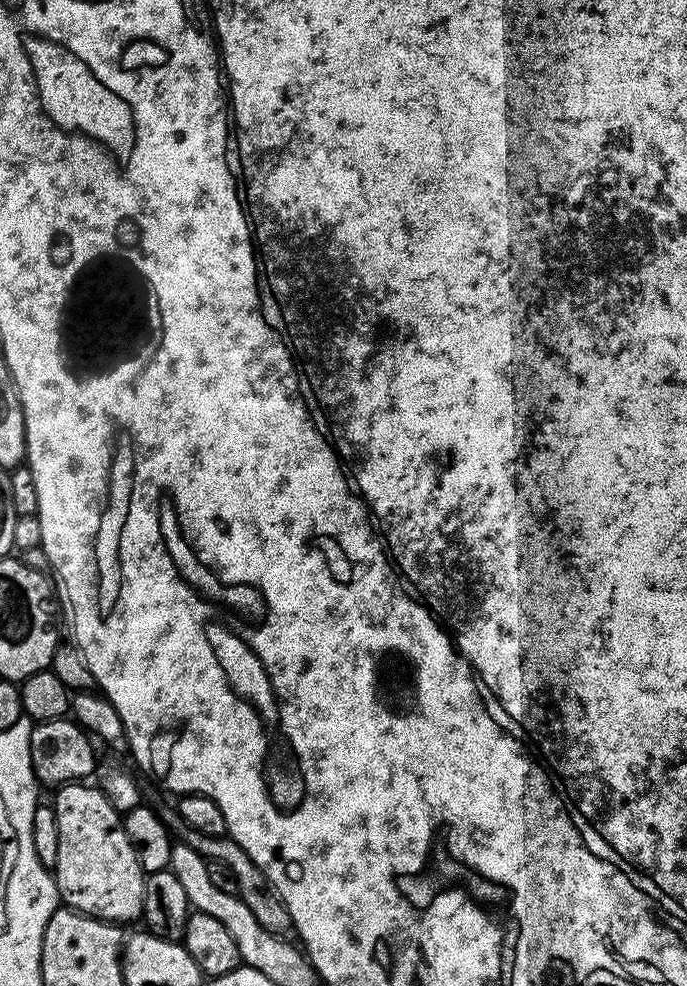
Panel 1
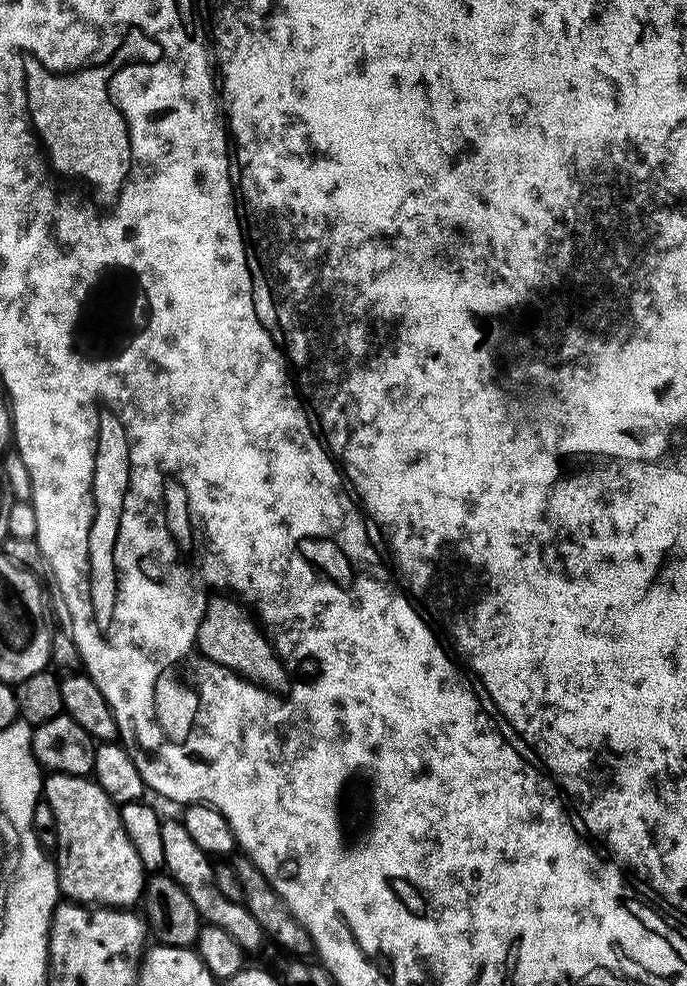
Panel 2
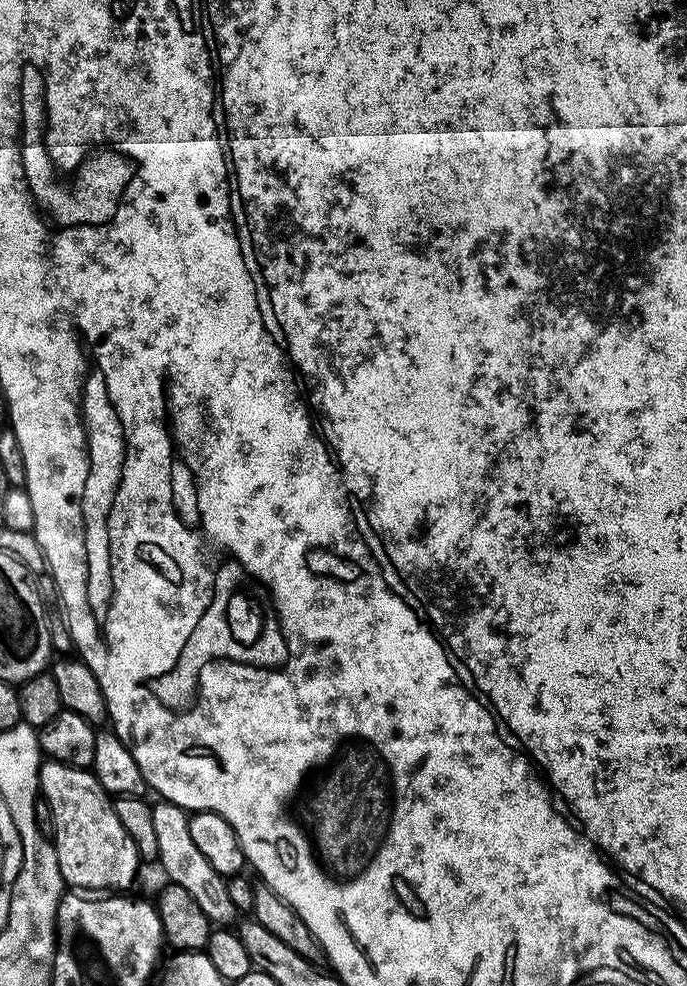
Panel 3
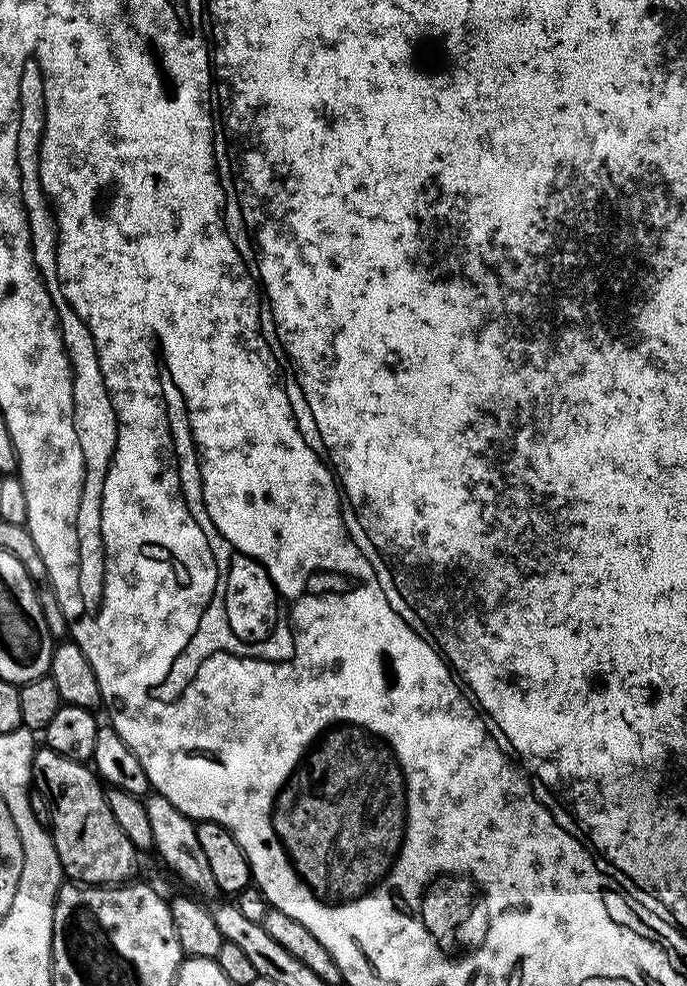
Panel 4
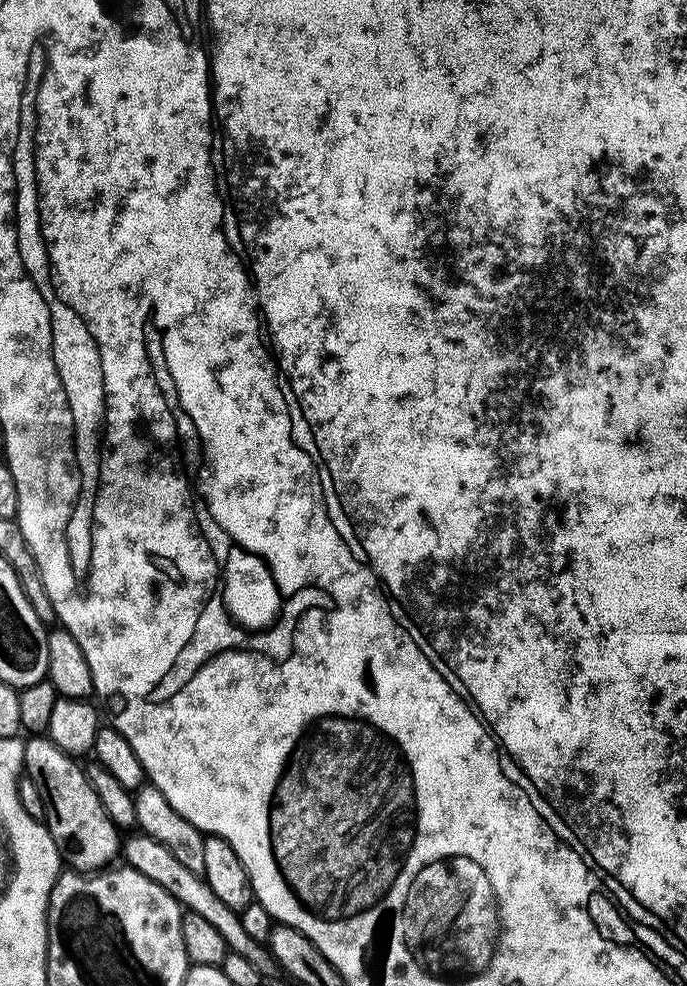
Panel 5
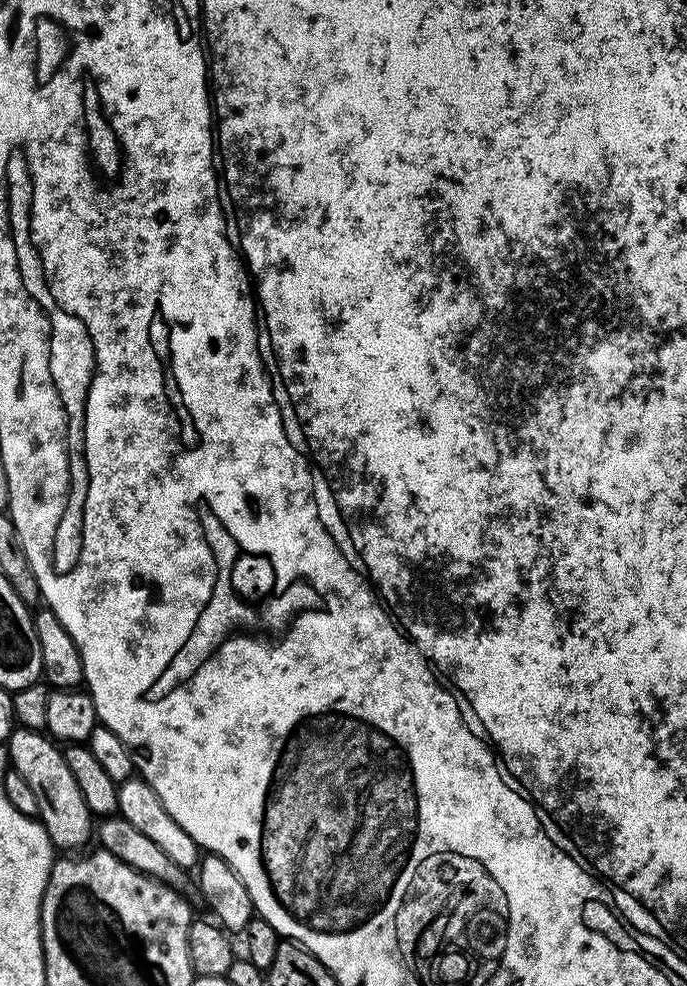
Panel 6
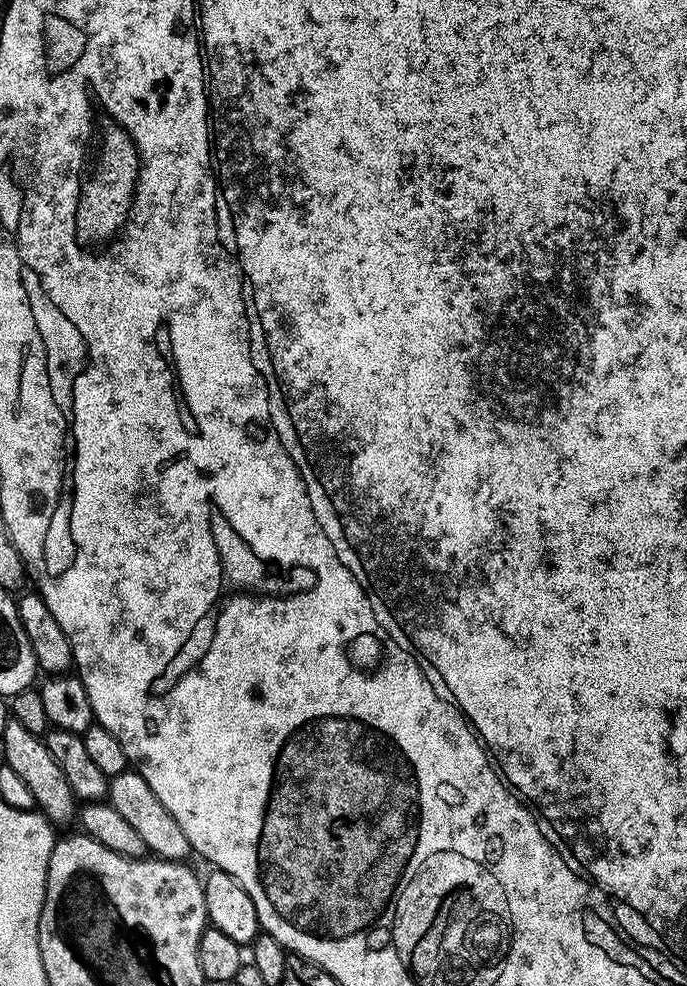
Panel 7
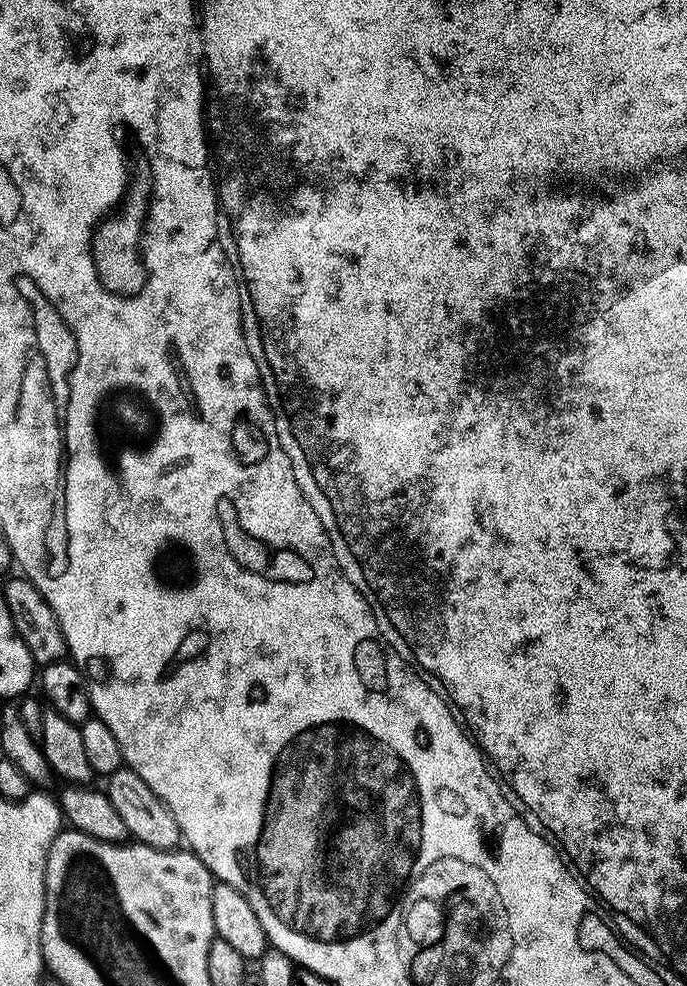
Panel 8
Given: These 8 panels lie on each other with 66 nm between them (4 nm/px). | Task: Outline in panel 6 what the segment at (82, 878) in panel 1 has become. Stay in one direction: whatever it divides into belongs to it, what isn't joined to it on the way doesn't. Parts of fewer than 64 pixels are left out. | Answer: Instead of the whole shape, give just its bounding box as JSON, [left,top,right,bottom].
[6,727,94,849]

